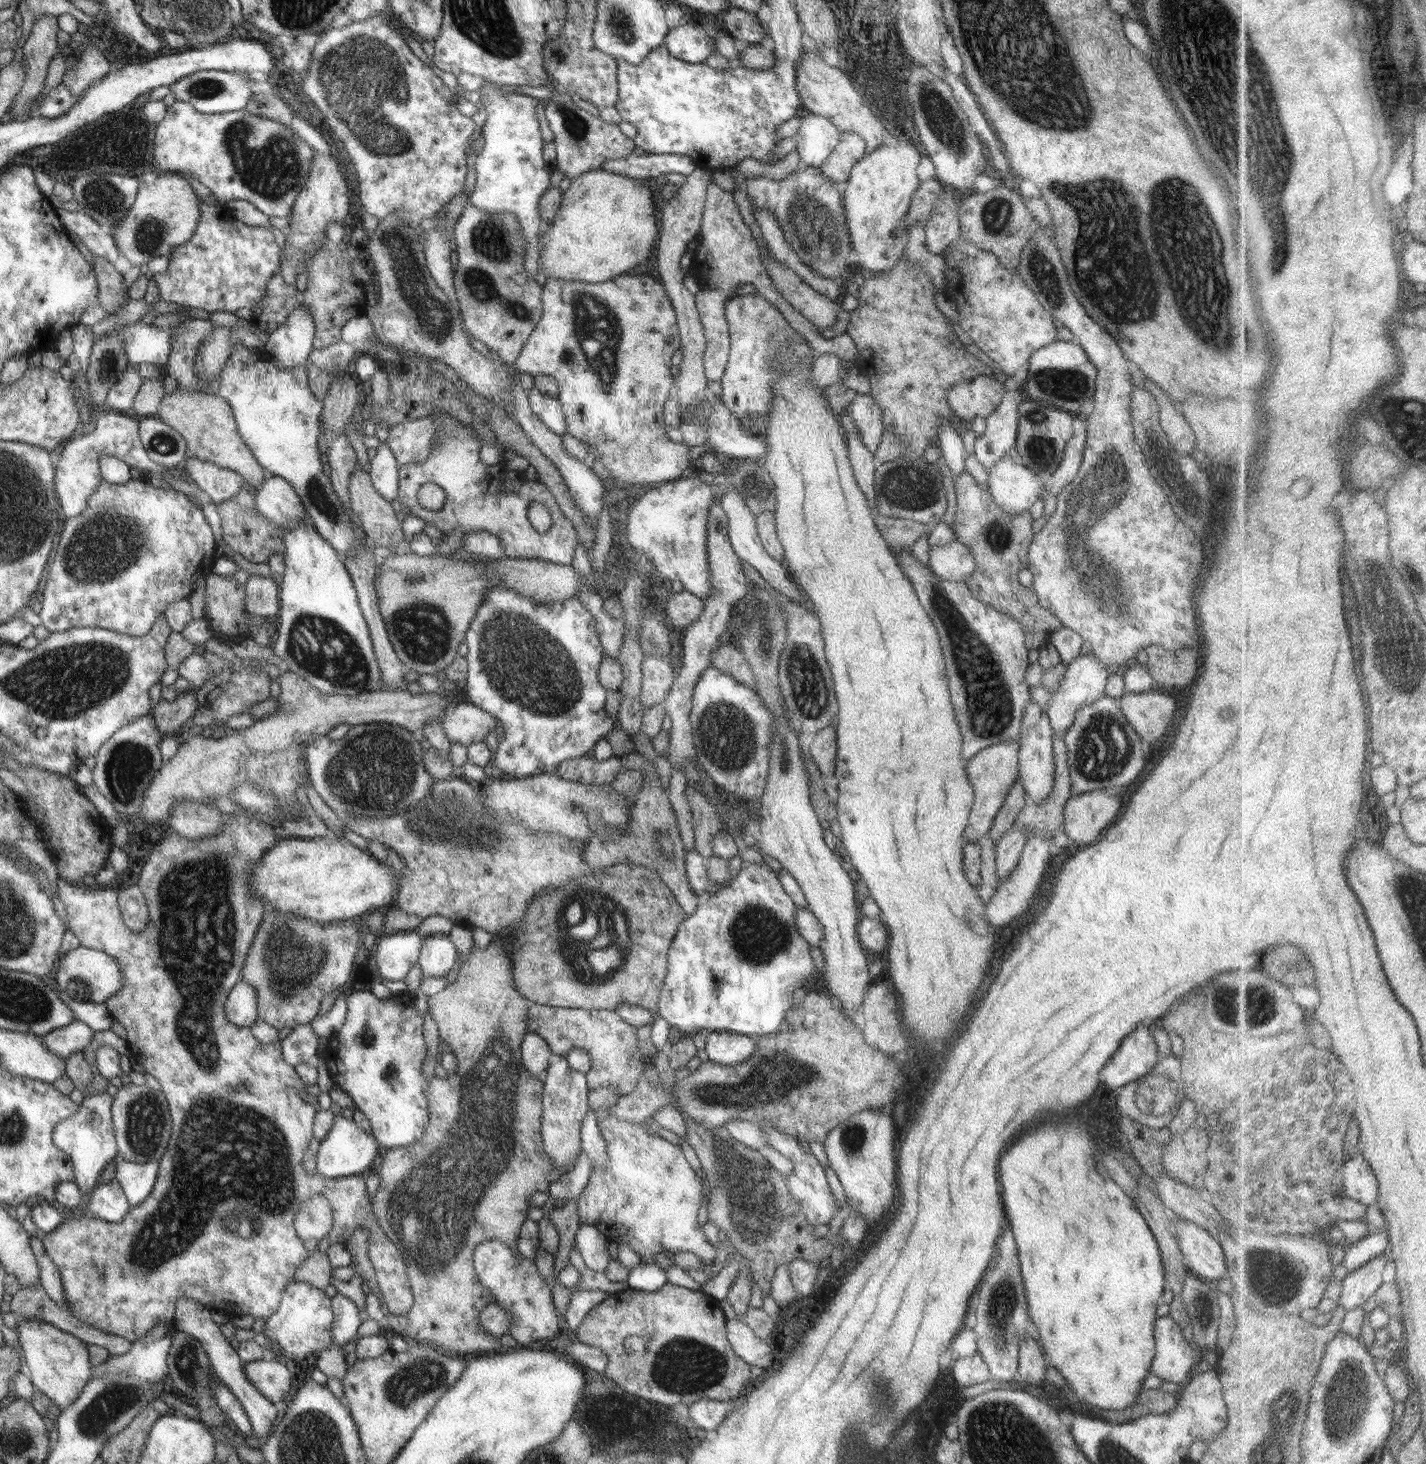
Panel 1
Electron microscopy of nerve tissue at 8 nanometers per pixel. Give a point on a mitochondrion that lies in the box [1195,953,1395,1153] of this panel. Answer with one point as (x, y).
(1254, 1009)

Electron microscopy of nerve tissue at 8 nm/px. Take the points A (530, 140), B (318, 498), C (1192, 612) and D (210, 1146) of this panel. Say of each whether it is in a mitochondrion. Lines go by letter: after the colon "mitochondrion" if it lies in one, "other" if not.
A: other
B: mitochondrion
C: other
D: mitochondrion

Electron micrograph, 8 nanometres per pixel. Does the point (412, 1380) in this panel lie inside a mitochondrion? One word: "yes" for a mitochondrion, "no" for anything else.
yes

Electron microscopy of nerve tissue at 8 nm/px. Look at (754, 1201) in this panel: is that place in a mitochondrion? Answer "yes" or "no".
yes

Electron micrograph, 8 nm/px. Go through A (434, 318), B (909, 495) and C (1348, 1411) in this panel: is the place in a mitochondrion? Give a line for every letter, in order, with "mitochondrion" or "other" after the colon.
A: mitochondrion
B: mitochondrion
C: mitochondrion

